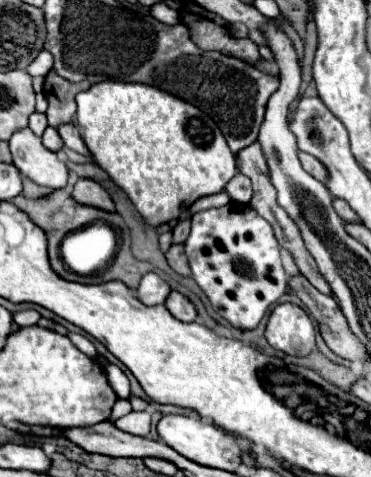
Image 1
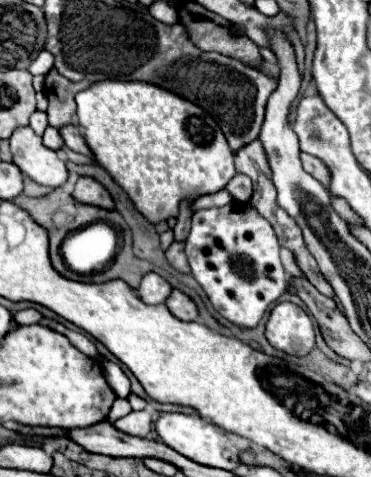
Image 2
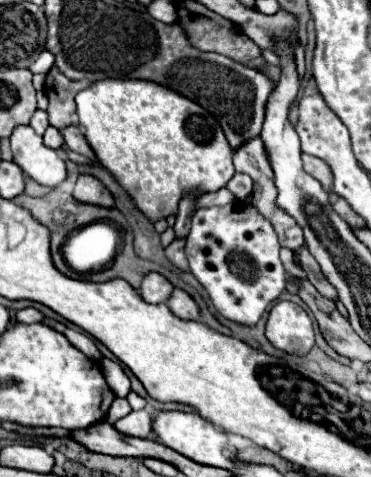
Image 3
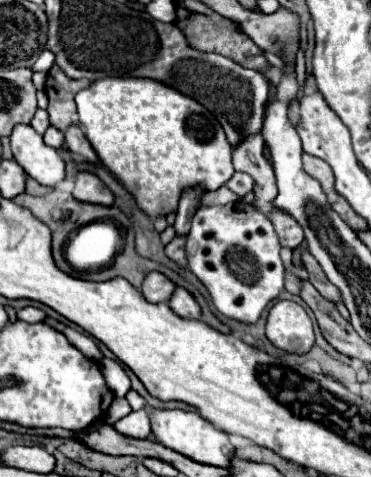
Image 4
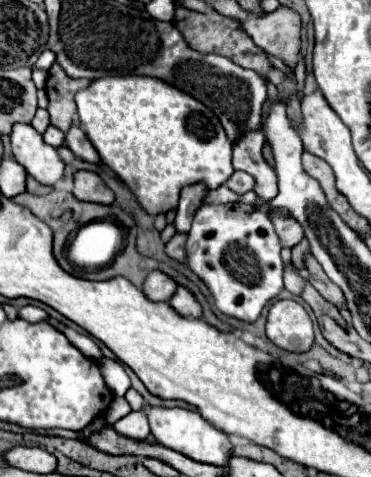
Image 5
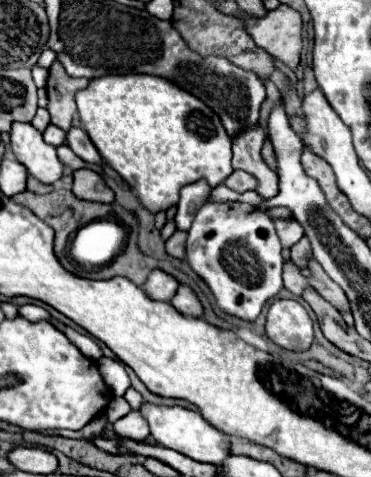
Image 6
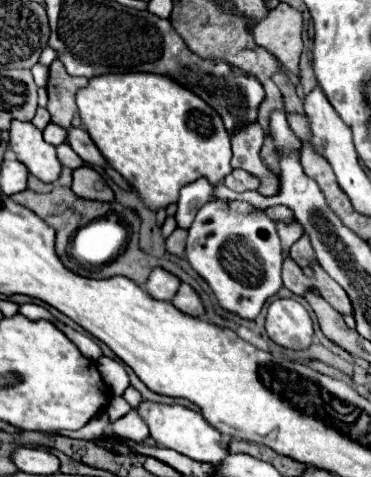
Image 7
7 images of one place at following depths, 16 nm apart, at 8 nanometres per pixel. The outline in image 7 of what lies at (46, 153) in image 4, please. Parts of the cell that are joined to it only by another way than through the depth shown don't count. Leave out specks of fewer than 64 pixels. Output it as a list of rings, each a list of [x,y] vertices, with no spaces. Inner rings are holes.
[[[12,120],[10,124],[10,148],[30,174],[42,182],[56,182],[62,166],[56,158],[56,148],[44,142],[42,132],[22,120]]]

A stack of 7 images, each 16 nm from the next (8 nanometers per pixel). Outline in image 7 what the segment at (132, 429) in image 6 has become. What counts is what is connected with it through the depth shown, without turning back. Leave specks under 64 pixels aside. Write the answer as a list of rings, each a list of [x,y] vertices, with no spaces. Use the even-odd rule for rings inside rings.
[[[132,410],[126,416],[112,422],[112,432],[124,440],[136,440],[138,444],[148,438],[148,426],[144,420]]]

